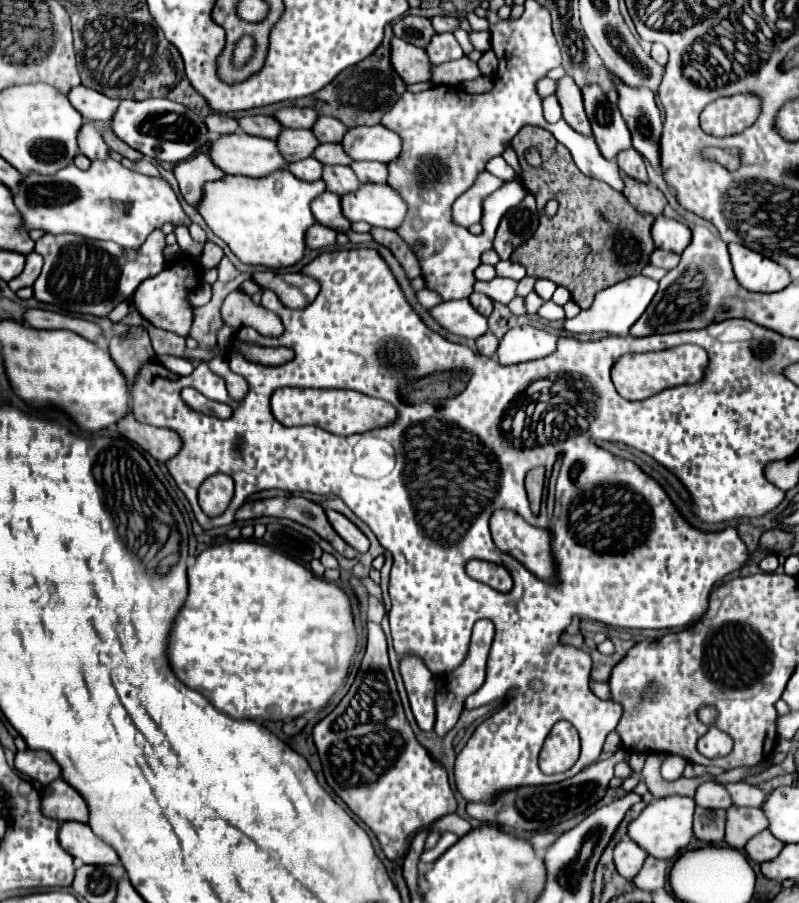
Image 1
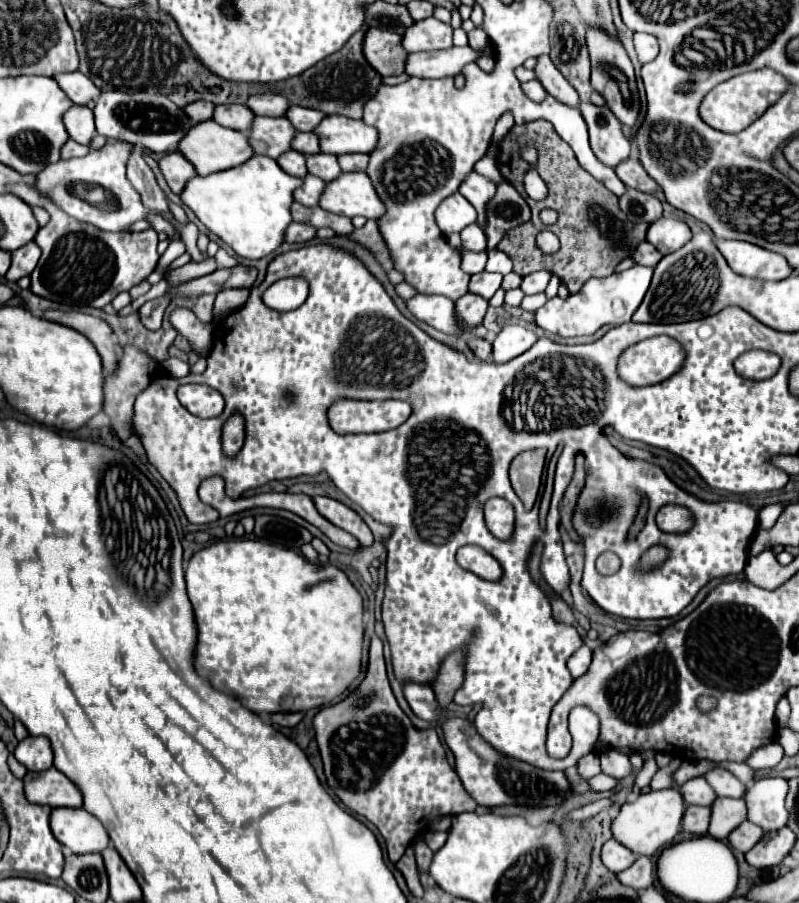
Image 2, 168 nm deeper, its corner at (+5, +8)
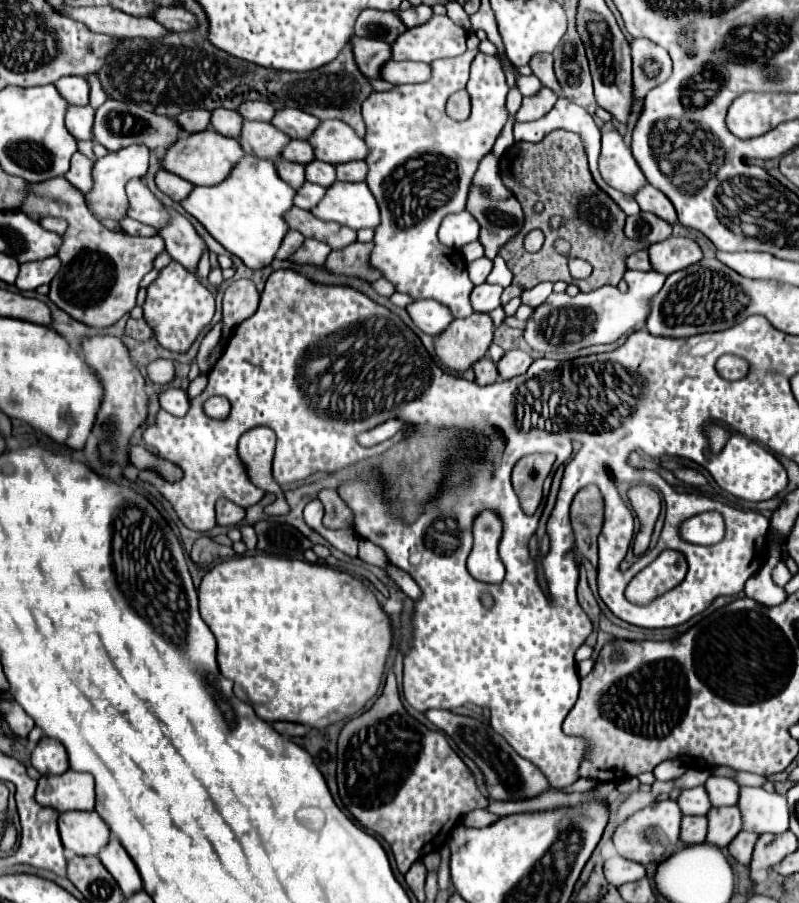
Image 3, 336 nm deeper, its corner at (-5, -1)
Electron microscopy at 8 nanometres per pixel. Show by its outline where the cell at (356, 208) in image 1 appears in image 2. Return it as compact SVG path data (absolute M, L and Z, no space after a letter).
M365 172L339 174L335 182L325 186L319 206L347 218L365 216L377 220L383 214L383 202L375 196L375 188L371 188L371 180Z

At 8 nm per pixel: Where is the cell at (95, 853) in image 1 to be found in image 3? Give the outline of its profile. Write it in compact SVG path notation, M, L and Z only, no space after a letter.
M69 811L59 815L63 847L77 855L99 855L109 843L111 831L95 811Z

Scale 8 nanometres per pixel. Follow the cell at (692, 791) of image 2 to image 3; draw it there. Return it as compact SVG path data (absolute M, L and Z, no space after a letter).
M693 787L693 789L681 791L677 803L685 815L705 815L711 809L705 787Z

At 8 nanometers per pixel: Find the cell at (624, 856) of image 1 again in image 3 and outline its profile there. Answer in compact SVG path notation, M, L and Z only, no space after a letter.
M615 855L605 861L605 877L611 885L619 887L623 883L631 883L631 881L645 877L645 867L635 861L629 861L621 855Z

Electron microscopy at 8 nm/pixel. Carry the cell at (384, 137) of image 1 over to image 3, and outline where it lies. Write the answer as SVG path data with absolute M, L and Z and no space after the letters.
M321 121L309 143L313 143L315 159L333 165L365 159L369 153L367 143L341 121Z

